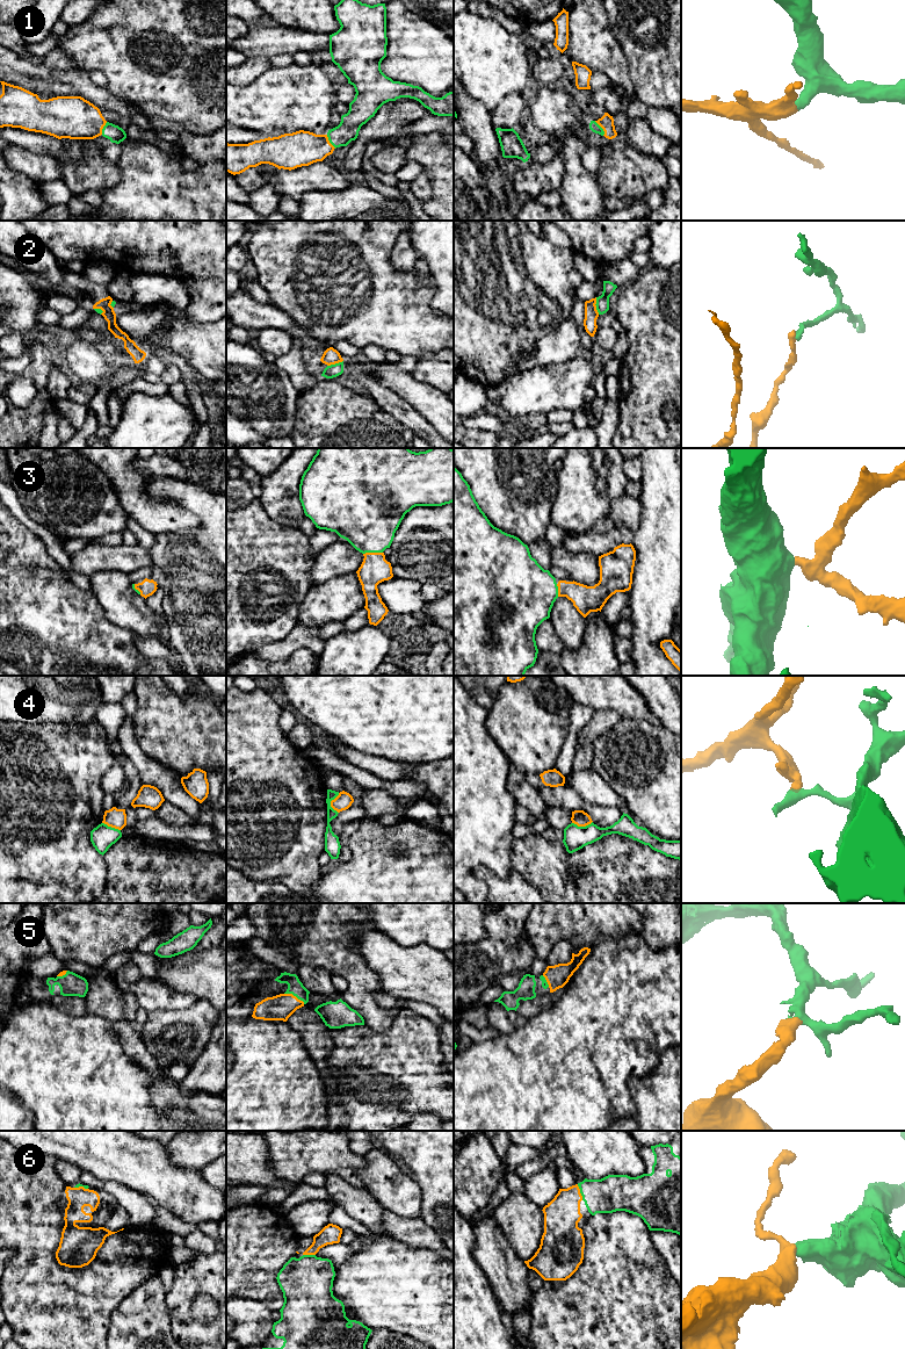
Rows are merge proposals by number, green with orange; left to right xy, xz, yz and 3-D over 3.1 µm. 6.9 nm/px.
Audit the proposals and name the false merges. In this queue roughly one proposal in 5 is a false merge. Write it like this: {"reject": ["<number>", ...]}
{"reject": ["2", "4"]}

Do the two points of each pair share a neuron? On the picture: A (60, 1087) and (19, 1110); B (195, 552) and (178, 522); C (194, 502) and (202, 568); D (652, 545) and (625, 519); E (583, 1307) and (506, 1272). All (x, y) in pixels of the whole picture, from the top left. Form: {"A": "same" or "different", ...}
{"A": "different", "B": "different", "C": "same", "D": "different", "E": "different"}

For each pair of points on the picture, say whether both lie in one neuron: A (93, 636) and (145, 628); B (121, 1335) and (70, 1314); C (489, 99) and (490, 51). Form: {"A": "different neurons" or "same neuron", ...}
{"A": "different neurons", "B": "different neurons", "C": "same neuron"}

